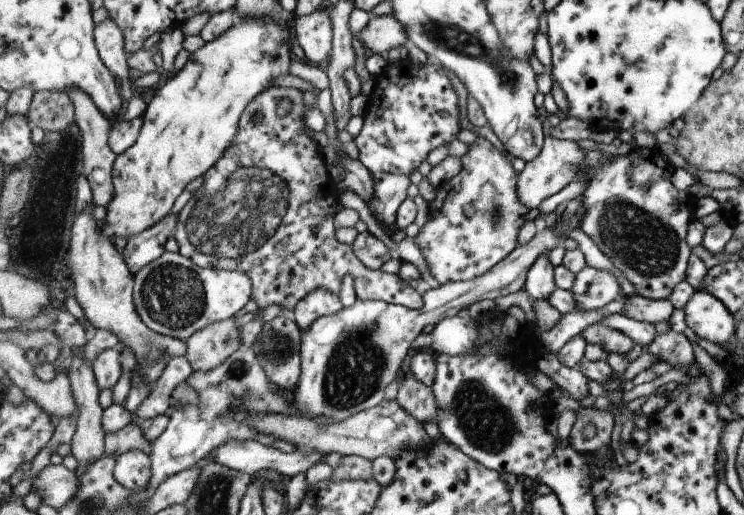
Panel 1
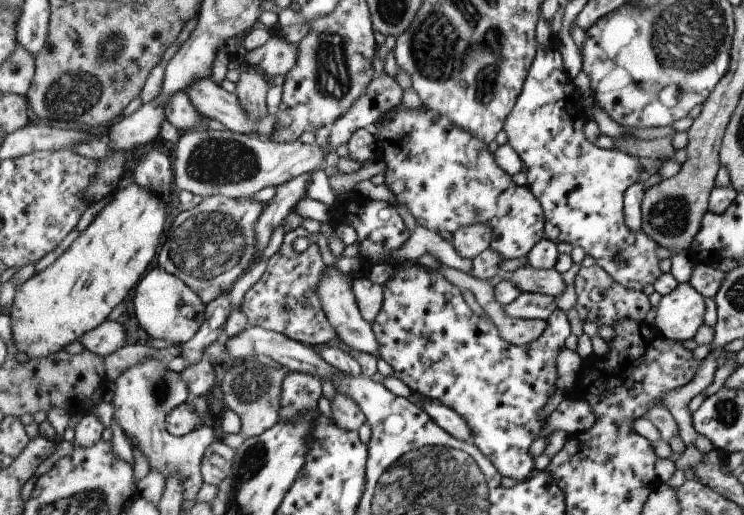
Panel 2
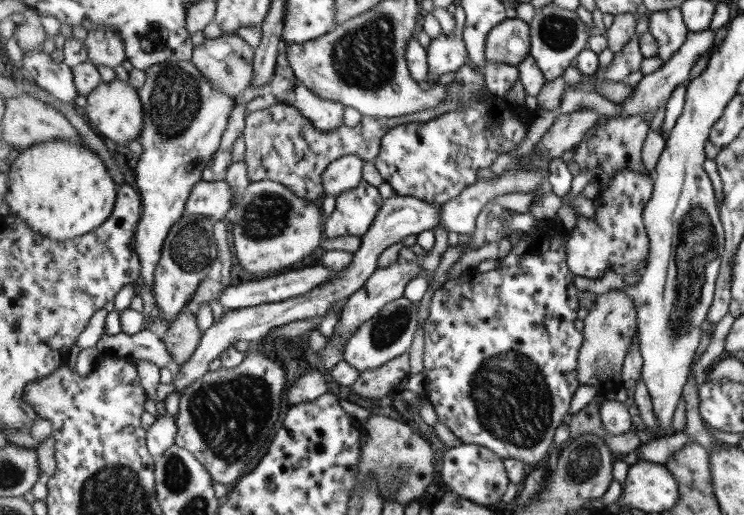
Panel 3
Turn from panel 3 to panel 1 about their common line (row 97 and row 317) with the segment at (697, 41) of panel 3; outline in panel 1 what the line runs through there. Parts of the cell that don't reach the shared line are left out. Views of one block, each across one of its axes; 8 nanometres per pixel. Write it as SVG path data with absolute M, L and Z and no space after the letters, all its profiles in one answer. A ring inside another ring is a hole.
M634 293L631 296L625 296L625 303L622 313L629 318L659 324L667 322L675 312L675 306L670 299L650 299Z

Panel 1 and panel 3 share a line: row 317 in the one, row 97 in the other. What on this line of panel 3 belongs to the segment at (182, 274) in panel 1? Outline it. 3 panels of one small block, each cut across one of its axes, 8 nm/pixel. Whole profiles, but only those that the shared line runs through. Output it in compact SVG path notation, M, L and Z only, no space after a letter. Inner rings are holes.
M179 60L173 64L155 64L146 71L146 82L138 93L145 106L145 128L138 141L143 147L137 166L136 184L144 199L144 210L136 232L136 249L141 257L142 277L152 292L155 289L157 265L163 254L169 231L181 220L186 210L185 205L193 192L194 186L203 181L203 170L213 160L215 152L221 146L221 138L229 126L229 118L235 107L235 99L223 89L217 89L215 83L191 61Z

